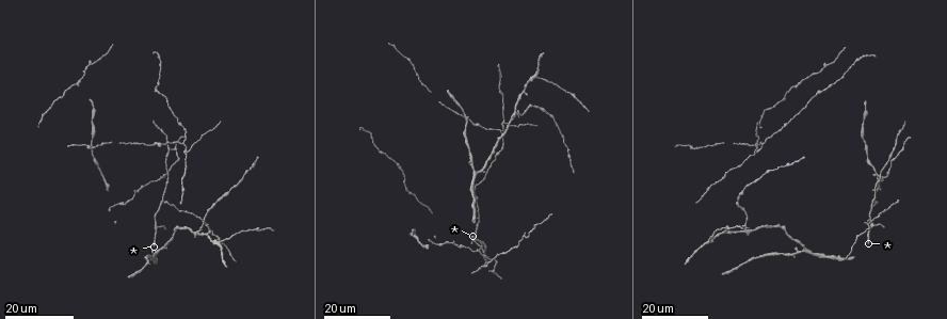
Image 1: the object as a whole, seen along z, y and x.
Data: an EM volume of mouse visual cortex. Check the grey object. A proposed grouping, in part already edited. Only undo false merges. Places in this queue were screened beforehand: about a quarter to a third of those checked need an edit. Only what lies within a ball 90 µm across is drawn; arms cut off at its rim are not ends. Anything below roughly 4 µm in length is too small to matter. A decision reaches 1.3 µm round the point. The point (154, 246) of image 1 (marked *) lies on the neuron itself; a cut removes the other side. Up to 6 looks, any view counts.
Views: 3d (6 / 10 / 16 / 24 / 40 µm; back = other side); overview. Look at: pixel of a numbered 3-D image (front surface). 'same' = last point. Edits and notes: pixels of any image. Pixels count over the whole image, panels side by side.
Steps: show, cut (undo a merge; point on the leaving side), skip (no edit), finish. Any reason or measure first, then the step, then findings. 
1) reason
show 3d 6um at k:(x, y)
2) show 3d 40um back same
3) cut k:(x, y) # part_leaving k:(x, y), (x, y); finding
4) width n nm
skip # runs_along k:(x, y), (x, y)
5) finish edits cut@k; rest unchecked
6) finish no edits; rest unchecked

small branch off a trunk
show 3d 16um at 1:(166, 180)

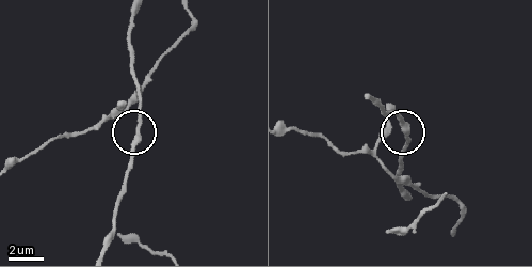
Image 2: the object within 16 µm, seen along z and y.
show 3d 10um at 2:(140, 118)

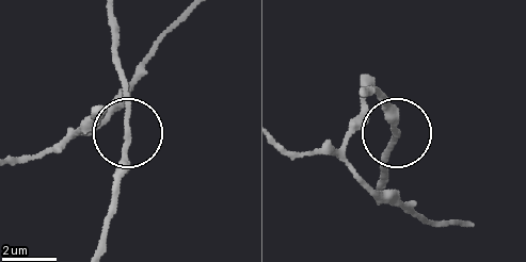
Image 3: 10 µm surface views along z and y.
side_arm 22 um
skip # runs_along 3:(98, 246), (128, 136), (121, 69); one neuron here

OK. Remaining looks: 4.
three arms meet
show 3d 24um at 1:(803, 250)

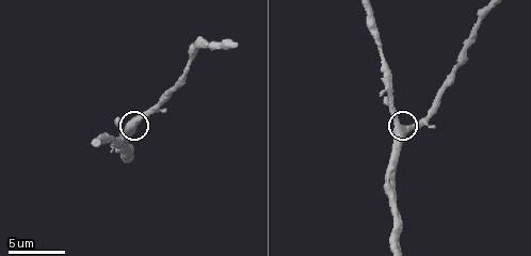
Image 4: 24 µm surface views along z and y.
show 3d 10um at 4:(401, 128)

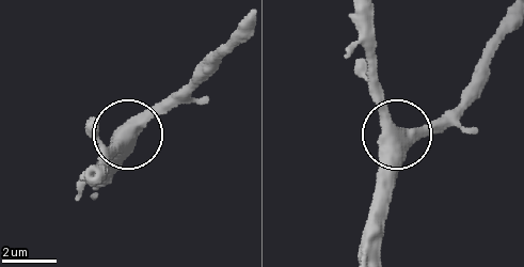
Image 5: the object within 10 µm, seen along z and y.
width 450 nm
skip # continuous, no second neuron

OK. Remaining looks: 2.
looks like a crossing
show 3d 24um at 1:(517, 113)

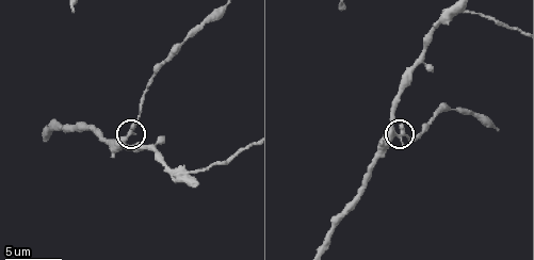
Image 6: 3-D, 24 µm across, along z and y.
show 3d 10um at 6:(127, 136)

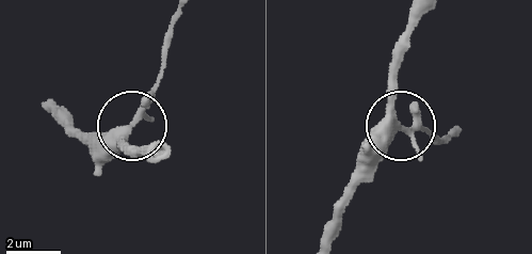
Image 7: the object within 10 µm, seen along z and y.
side_arm 37 um
skip # runs_along 7:(51, 115), (67, 131), (127, 129), (123, 149); all the same neuron

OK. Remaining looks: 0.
finish no edits; rest unchecked

